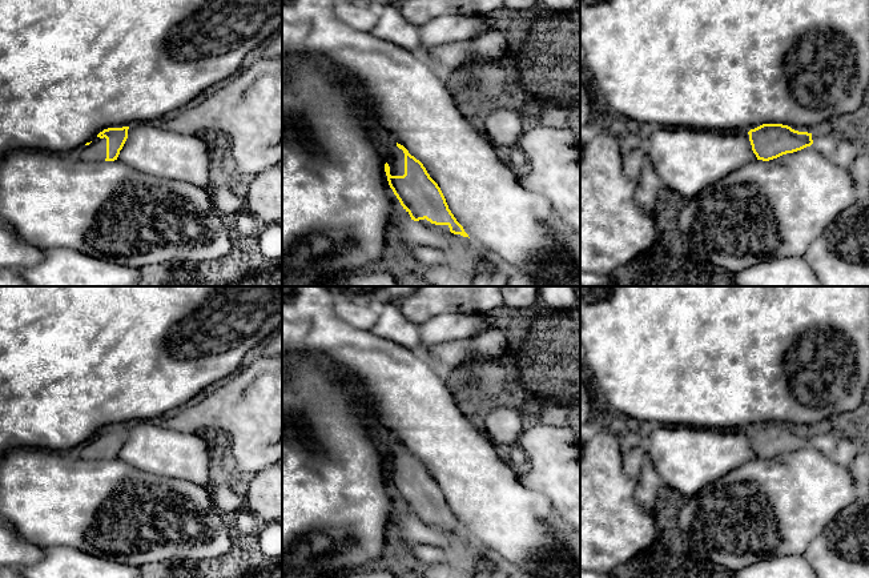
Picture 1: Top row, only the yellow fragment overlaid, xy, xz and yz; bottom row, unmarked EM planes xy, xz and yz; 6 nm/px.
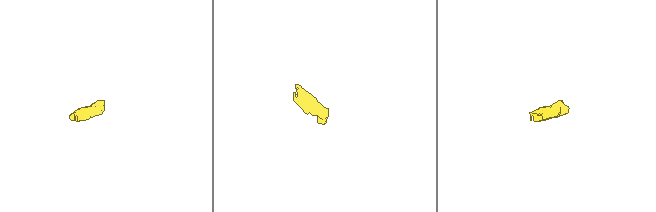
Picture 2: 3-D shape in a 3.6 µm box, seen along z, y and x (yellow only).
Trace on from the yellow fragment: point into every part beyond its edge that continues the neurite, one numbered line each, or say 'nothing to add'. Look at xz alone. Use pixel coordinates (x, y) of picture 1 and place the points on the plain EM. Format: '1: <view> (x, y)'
1: xz (394, 454)

